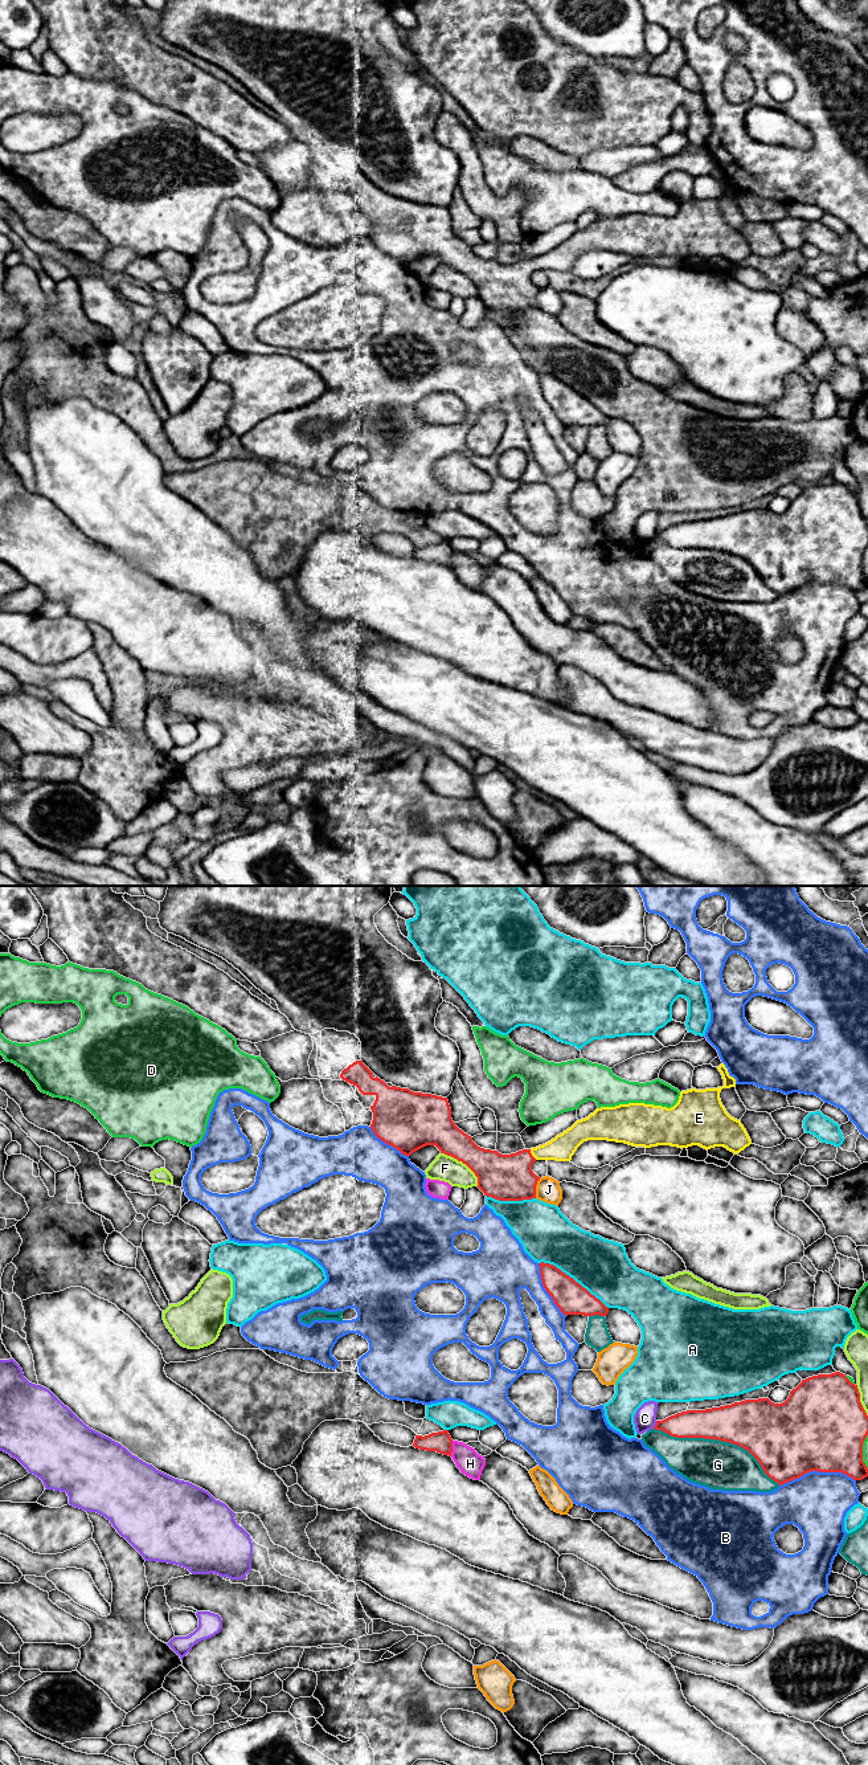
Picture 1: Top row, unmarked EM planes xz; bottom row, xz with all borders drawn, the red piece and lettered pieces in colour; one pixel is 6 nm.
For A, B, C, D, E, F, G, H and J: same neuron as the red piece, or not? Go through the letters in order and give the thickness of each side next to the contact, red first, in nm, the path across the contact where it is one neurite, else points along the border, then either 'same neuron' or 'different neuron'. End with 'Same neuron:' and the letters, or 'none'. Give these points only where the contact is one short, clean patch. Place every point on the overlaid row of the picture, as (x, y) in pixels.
A: 190 nm thick on the red side, 340 nm on the other; different neuron
B: 500 nm thick on the red side, 380 nm on the other; different neuron
C: 180 nm thick on the red side, 140 nm on the other; different neuron
D: 480 nm thick on the red side, 30 nm on the other; different neuron
E: 280 nm thick on the red side, 160 nm on the other; runs through xz (506, 1177), (531, 1155), (561, 1148); same neuron
F: 280 nm thick on the red side, 160 nm on the other; different neuron
G: 320 nm thick on the red side, 300 nm on the other; different neuron
H: 130 nm thick on the red side, 150 nm on the other; different neuron
J: 280 nm thick on the red side, 150 nm on the other; different neuron
Same neuron: E

